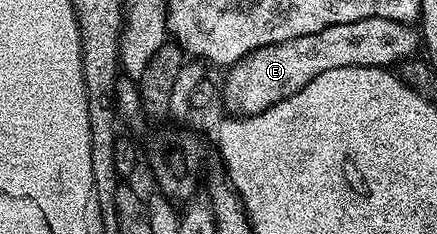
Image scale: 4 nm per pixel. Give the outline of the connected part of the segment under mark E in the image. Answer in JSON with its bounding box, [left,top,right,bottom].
[223,17,419,116]

